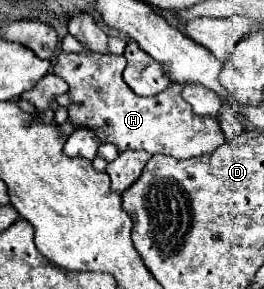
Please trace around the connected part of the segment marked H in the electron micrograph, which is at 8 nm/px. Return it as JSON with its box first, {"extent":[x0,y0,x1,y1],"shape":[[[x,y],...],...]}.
{"extent":[53,52,225,158],"shape":[[[59,52],[57,62],[53,66],[53,72],[63,78],[69,84],[69,122],[73,128],[91,128],[97,132],[99,142],[111,142],[123,150],[147,150],[149,154],[169,154],[175,158],[193,158],[201,154],[211,154],[215,148],[219,148],[225,138],[223,132],[217,124],[215,118],[209,116],[197,116],[193,114],[191,106],[181,98],[181,84],[171,84],[167,90],[163,90],[159,96],[139,96],[127,88],[123,80],[123,68],[125,68],[125,58],[123,56],[111,56],[111,54],[69,54],[69,52]]]}

